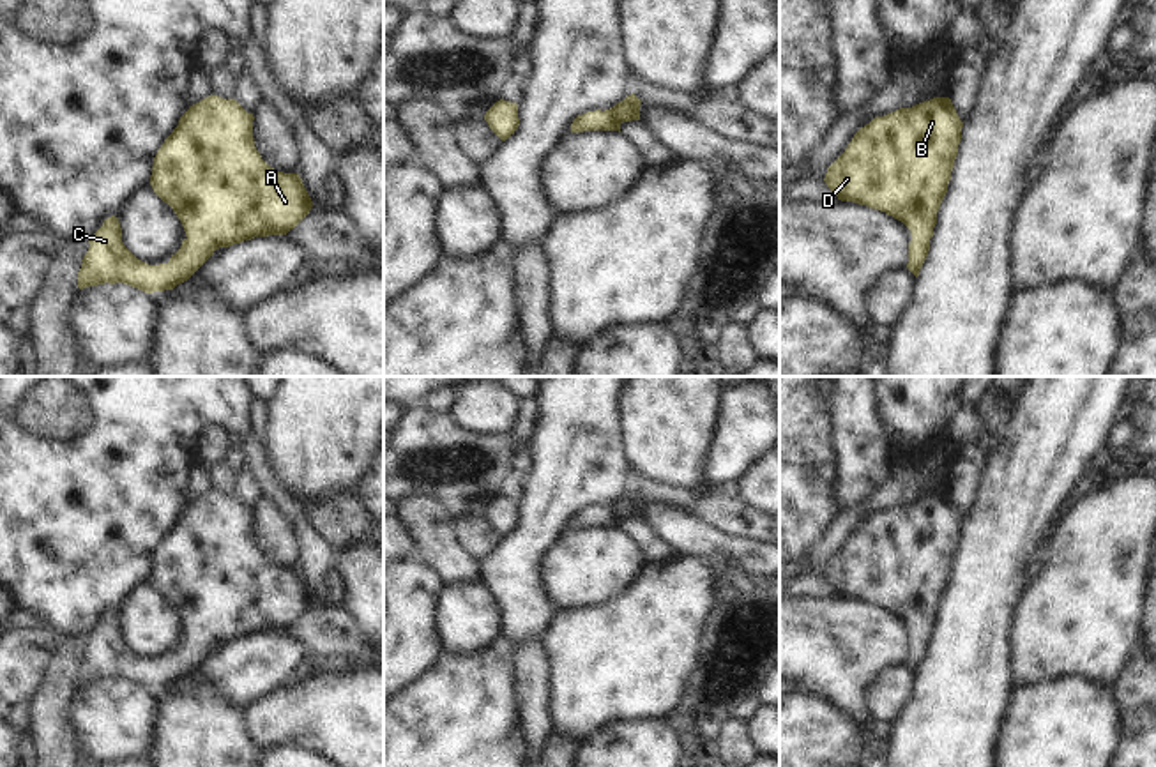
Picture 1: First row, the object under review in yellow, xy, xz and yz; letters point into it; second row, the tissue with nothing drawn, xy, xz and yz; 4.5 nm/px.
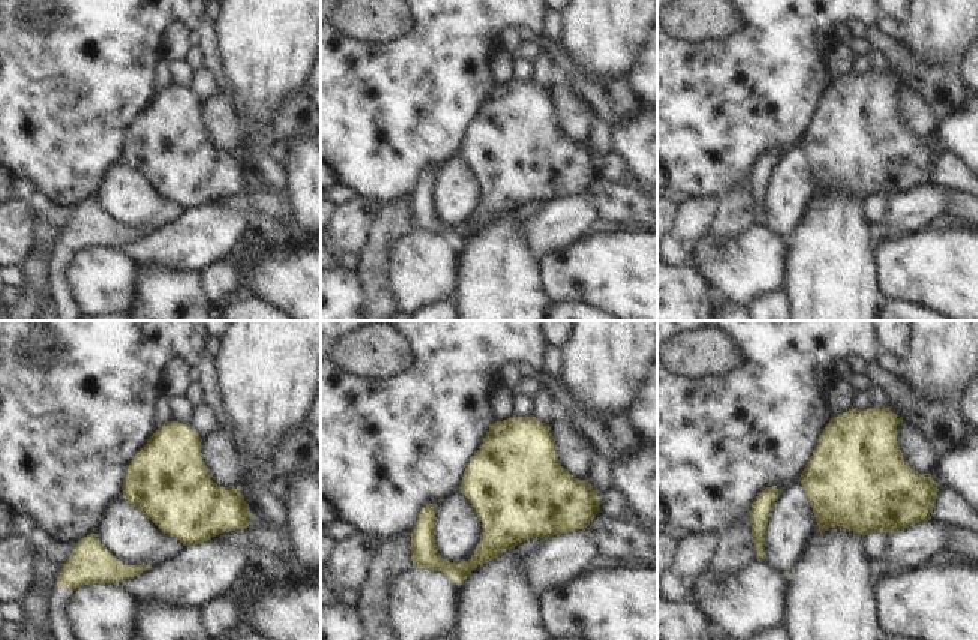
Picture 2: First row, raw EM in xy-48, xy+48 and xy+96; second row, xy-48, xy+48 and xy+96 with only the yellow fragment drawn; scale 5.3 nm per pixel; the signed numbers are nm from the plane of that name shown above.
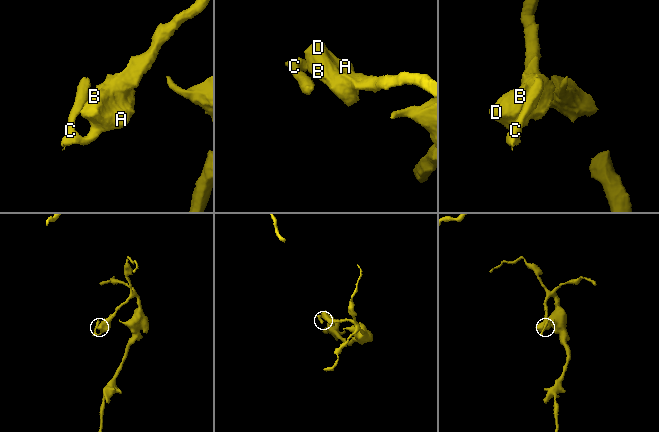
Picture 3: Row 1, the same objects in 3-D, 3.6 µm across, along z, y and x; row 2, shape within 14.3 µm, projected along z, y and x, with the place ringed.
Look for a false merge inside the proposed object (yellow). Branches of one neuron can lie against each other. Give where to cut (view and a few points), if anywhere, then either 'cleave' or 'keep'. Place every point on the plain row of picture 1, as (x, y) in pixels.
cut none; keep

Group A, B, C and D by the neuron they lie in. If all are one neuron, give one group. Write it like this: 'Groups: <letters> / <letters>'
Groups: A B C D

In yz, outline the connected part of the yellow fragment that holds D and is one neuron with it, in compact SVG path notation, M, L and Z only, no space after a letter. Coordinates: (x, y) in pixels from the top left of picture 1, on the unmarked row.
M949 493L875 513L854 530L824 574L838 596L886 608L910 626L907 664L916 673L930 647L962 523Z

